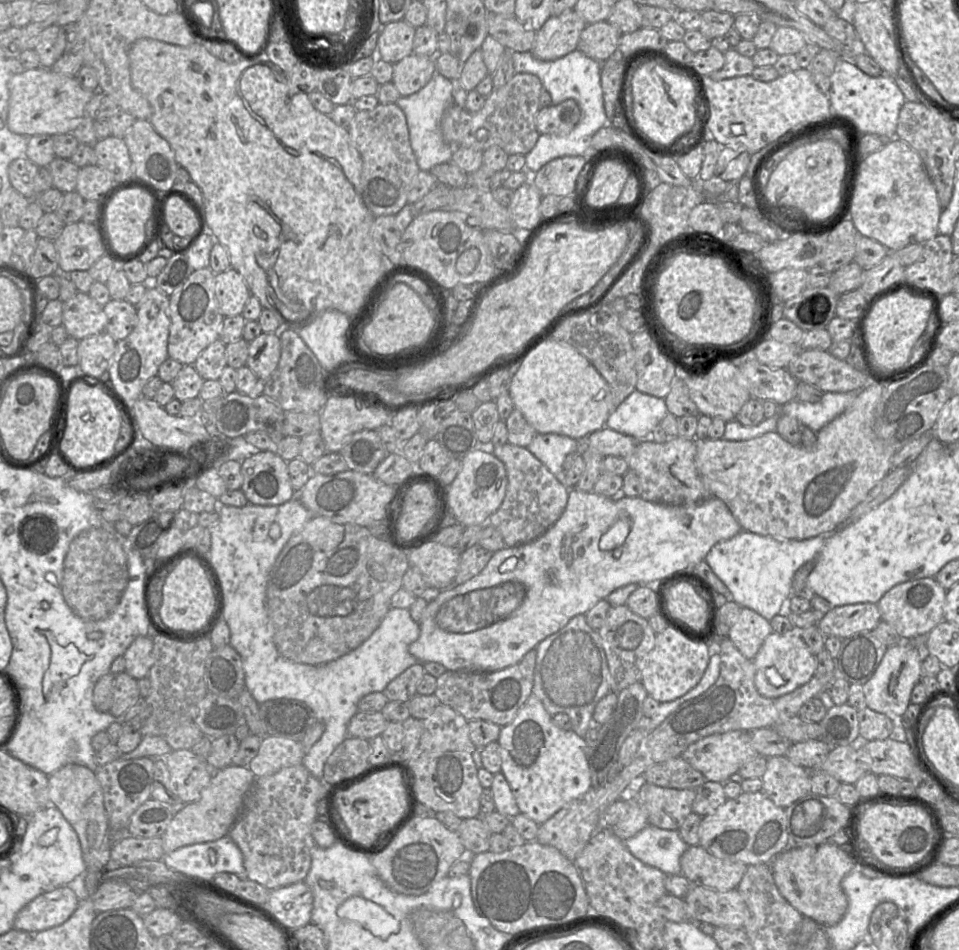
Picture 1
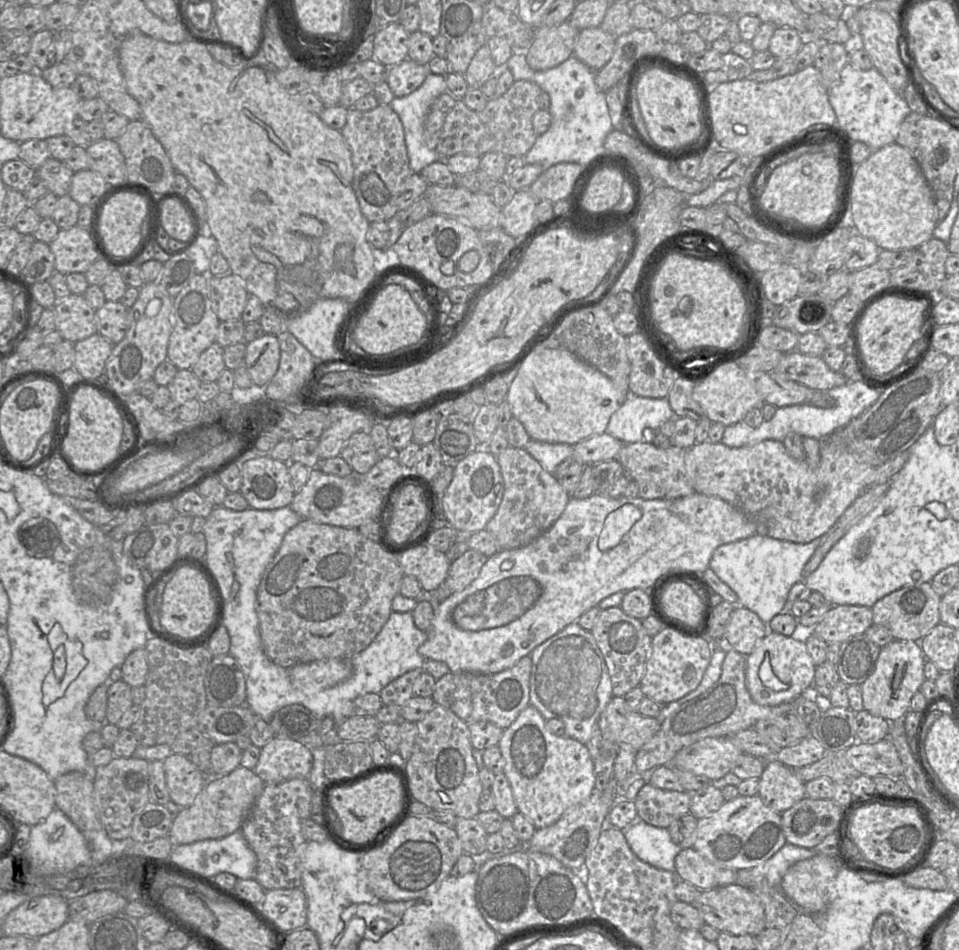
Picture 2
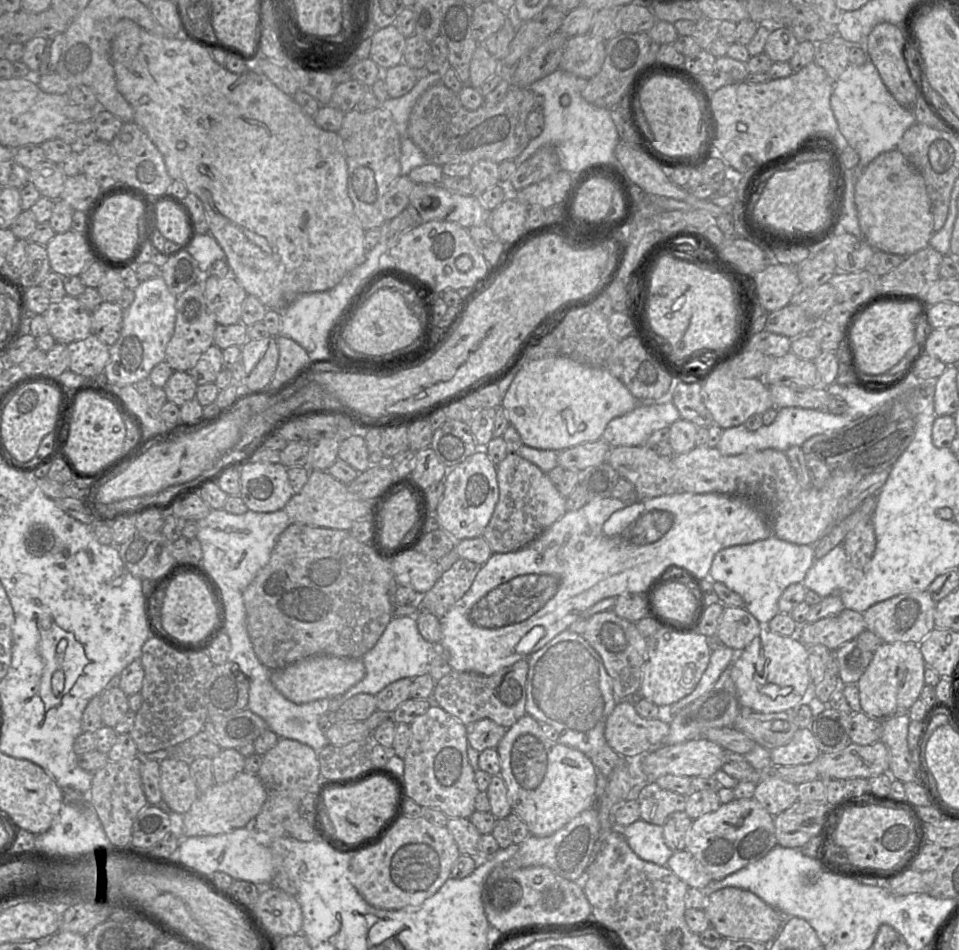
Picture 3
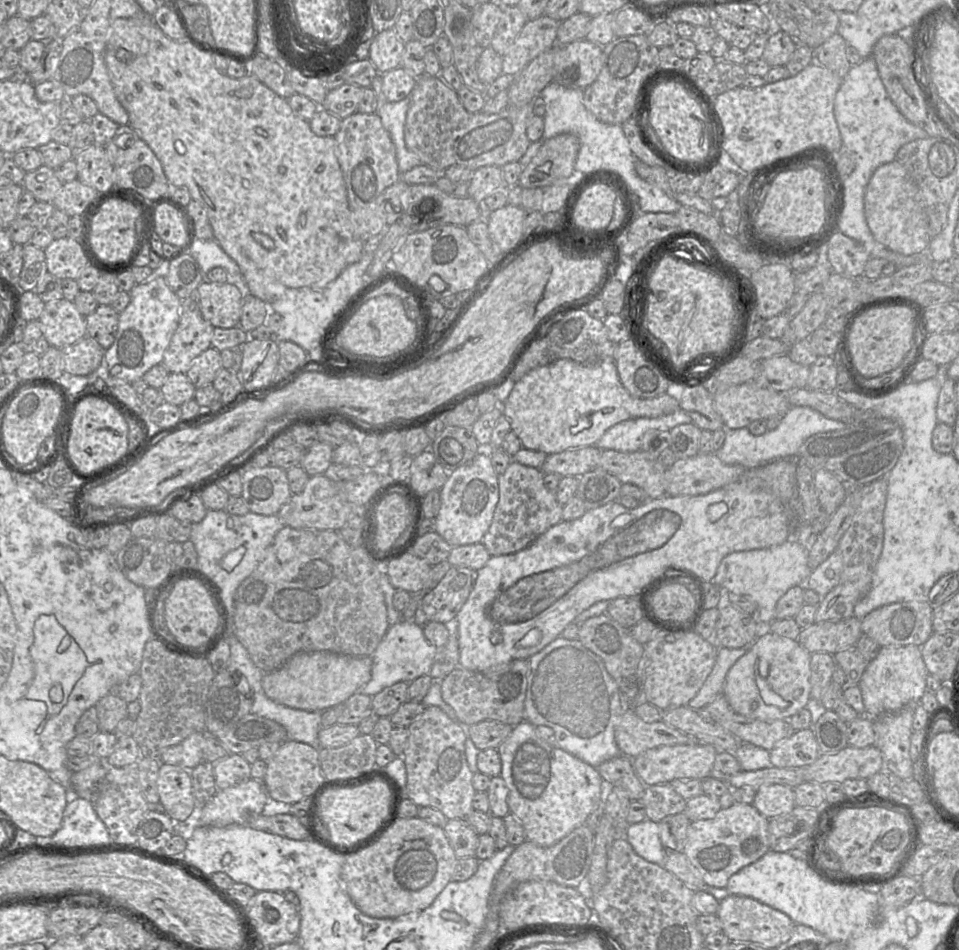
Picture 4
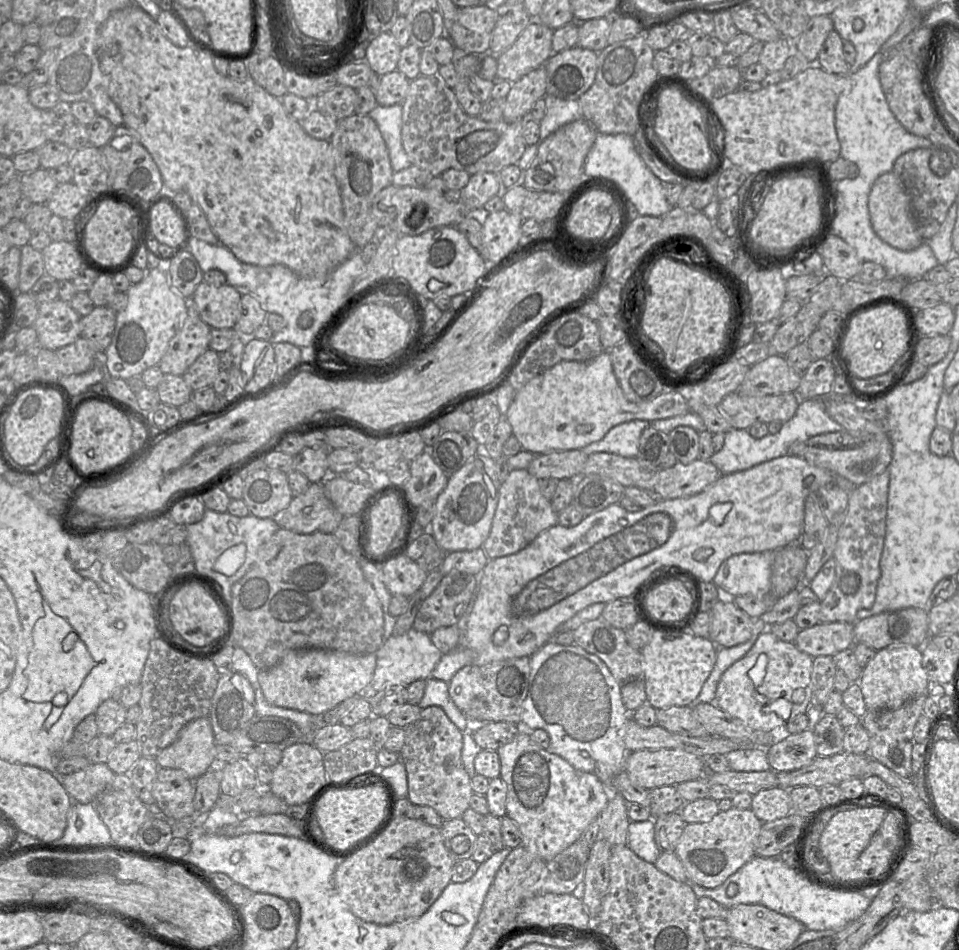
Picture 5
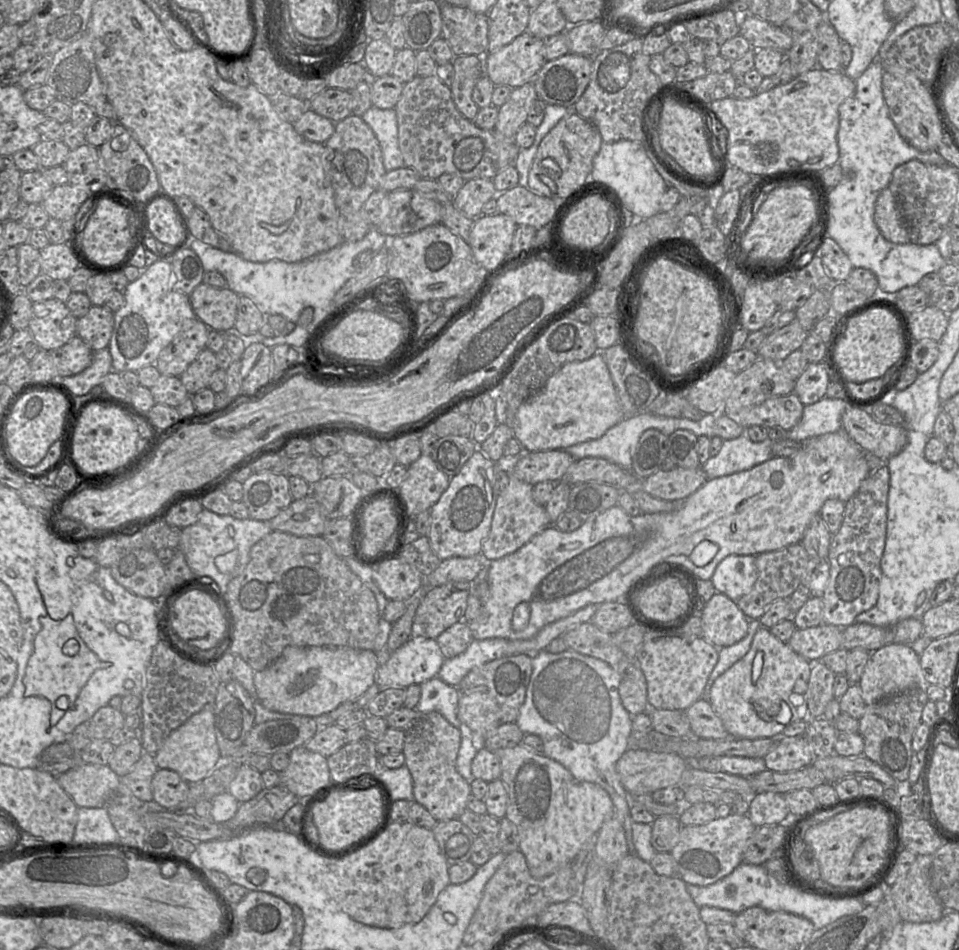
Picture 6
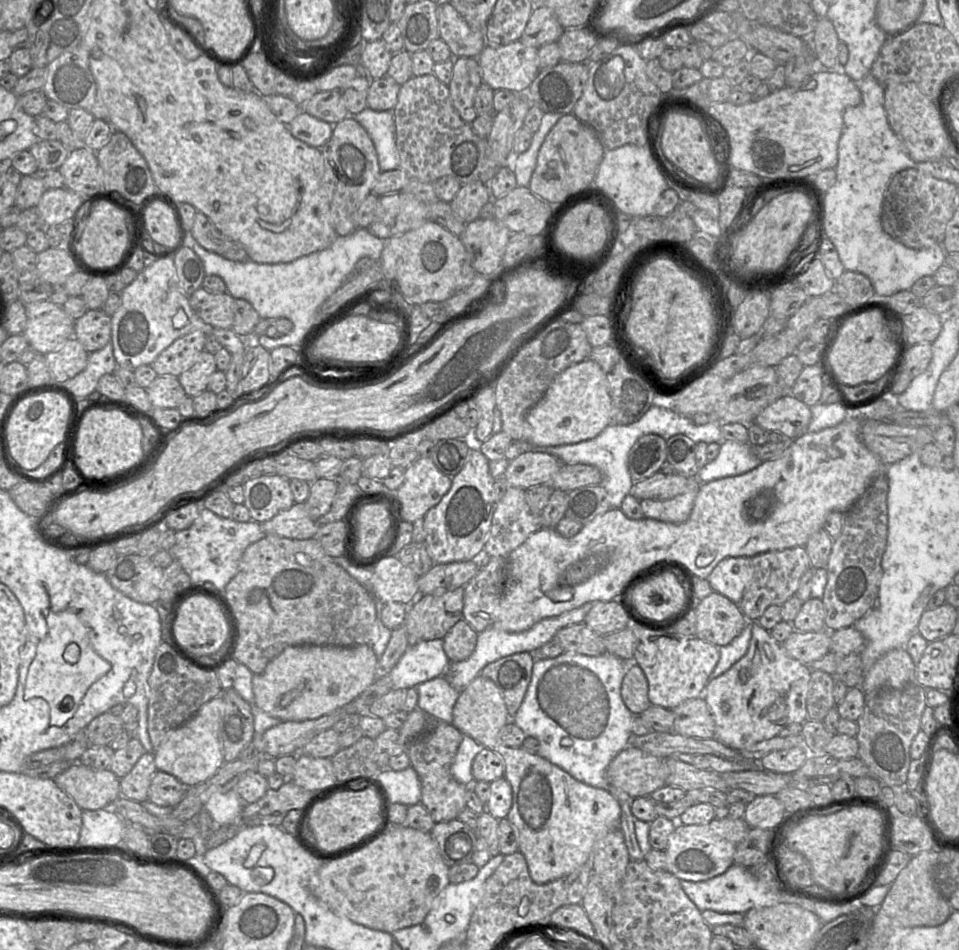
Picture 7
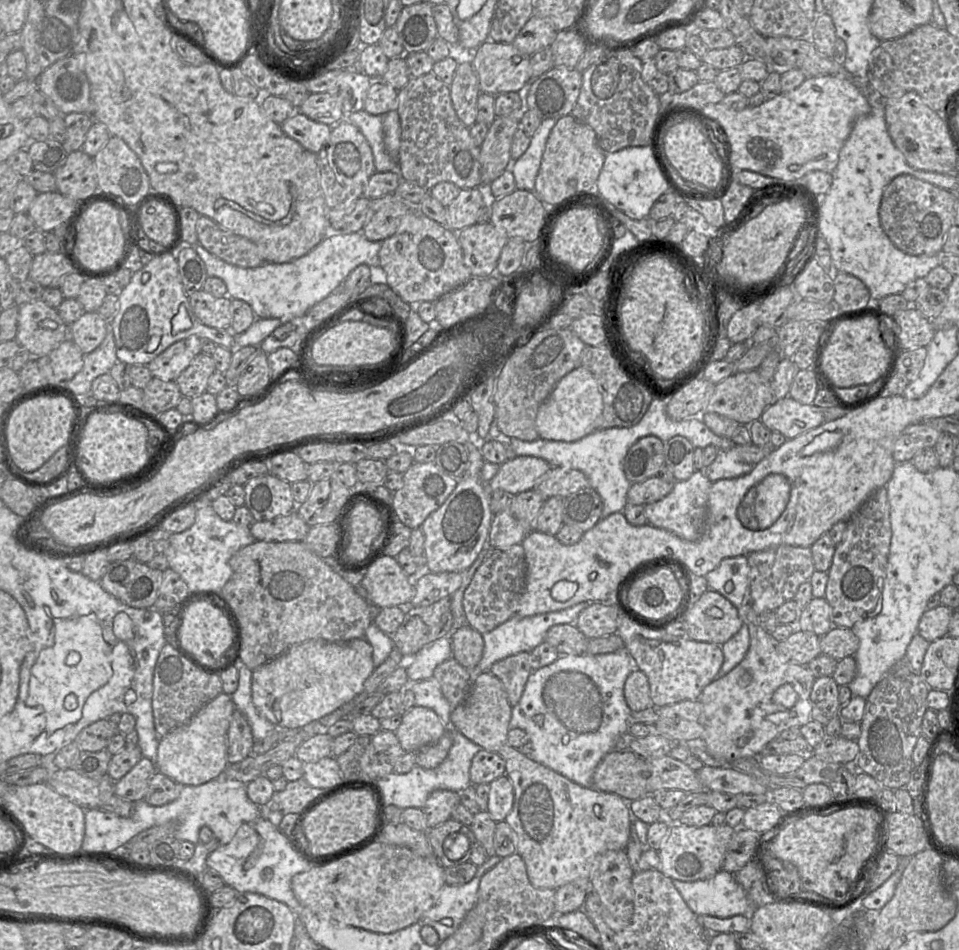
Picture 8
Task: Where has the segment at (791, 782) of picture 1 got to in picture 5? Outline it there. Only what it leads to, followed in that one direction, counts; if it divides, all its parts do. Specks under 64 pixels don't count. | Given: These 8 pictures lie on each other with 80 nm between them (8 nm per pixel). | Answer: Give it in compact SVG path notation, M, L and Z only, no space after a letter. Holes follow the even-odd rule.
M772 787L759 791L752 797L750 809L763 823L786 817L792 812L789 789Z

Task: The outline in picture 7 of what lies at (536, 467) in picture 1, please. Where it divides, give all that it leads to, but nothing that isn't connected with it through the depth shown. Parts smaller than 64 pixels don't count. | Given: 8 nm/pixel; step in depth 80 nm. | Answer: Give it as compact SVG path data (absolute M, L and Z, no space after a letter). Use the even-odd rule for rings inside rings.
M510 486L496 505L483 551L491 557L507 557L541 528L541 517L531 512L525 489Z

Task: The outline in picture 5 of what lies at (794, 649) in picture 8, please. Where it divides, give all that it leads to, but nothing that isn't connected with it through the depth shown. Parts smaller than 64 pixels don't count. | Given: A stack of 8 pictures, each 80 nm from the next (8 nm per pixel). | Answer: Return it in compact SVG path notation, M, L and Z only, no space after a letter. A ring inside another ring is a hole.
M847 622L821 623L799 630L796 646L811 657L833 656L854 646L854 624Z

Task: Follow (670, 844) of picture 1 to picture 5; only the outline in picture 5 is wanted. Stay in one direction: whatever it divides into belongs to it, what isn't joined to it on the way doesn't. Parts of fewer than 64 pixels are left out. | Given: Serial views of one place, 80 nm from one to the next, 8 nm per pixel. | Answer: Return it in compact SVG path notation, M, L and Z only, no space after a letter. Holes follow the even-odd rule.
M654 820L633 822L628 826L627 846L641 859L654 864L661 852L654 838Z

